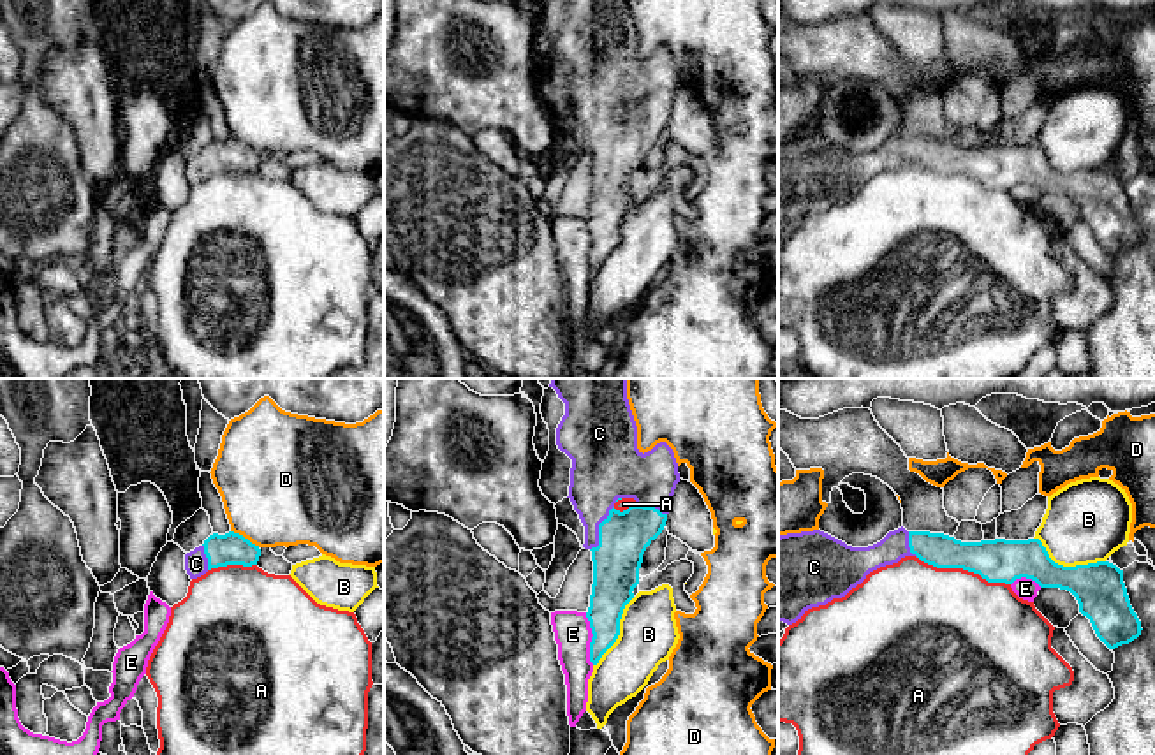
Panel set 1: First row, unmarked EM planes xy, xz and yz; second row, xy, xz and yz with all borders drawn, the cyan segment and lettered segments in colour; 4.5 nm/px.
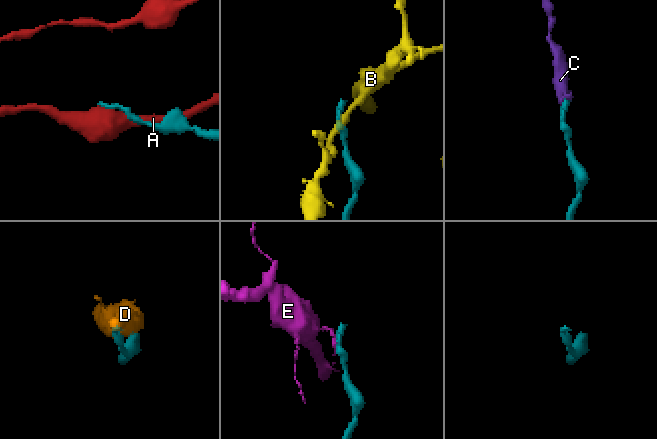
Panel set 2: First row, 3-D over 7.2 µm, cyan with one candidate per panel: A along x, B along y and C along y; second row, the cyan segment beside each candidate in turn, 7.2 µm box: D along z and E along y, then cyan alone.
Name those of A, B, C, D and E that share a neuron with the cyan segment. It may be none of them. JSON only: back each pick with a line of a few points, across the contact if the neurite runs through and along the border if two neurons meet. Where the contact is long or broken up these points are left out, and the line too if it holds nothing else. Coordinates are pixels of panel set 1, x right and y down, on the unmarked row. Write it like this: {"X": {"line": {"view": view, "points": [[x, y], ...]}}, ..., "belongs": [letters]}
{"C": {"line": {"view": "xz", "points": [[624, 143], [613, 143], [599, 134], [601, 80]]}}, "belongs": ["C"]}

